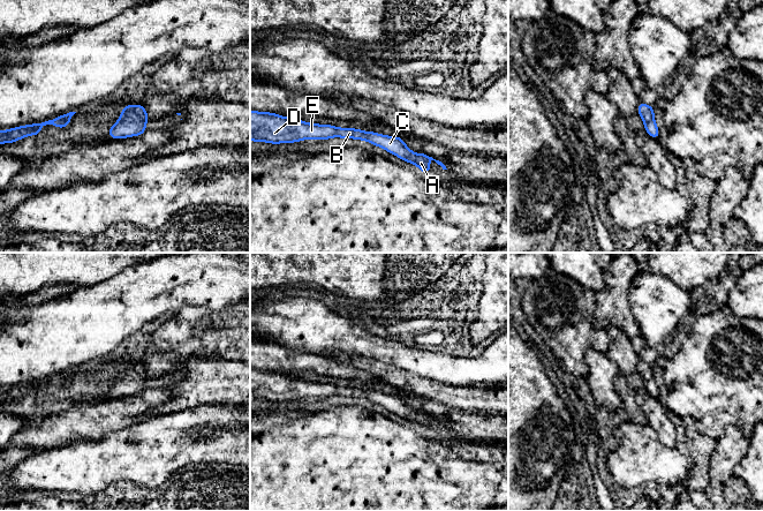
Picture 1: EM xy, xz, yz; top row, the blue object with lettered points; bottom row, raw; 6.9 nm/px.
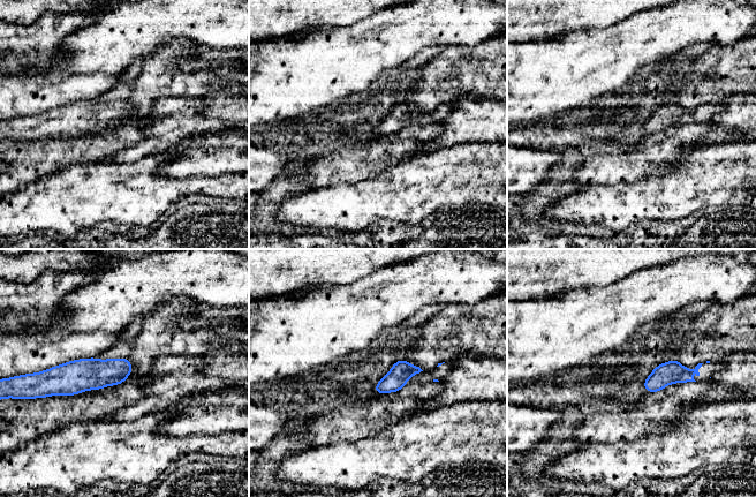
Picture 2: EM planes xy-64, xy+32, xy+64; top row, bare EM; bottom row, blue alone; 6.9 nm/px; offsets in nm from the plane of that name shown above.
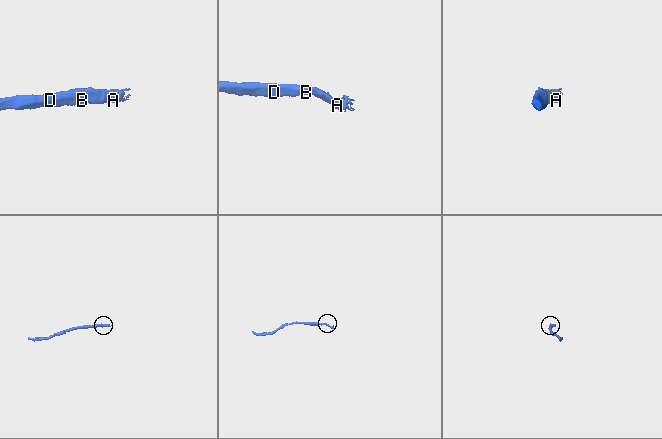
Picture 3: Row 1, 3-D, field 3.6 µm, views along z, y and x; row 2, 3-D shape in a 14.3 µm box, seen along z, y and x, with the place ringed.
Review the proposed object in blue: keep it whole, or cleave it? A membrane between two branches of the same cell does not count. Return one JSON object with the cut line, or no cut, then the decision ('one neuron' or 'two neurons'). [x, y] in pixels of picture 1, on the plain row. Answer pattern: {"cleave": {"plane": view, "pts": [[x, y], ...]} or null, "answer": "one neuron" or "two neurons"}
{"cleave": null, "answer": "one neuron"}

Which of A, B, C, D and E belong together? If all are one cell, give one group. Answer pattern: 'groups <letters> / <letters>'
groups A B C D E

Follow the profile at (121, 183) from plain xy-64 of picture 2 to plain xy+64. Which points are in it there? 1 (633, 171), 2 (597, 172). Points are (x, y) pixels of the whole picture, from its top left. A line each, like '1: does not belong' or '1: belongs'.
1: does not belong
2: does not belong

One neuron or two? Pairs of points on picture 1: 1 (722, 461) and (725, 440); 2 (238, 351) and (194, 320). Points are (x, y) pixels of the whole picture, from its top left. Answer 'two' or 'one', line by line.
1: one
2: one

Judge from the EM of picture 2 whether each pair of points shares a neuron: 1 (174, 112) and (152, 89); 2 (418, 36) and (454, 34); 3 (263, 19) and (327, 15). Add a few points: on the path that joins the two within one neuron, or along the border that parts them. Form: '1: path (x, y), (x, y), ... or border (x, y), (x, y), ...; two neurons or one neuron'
1: border (180, 95), (158, 98), (143, 119); two neurons
2: path (428, 31), (445, 31); one neuron
3: path (279, 15), (311, 15); one neuron

